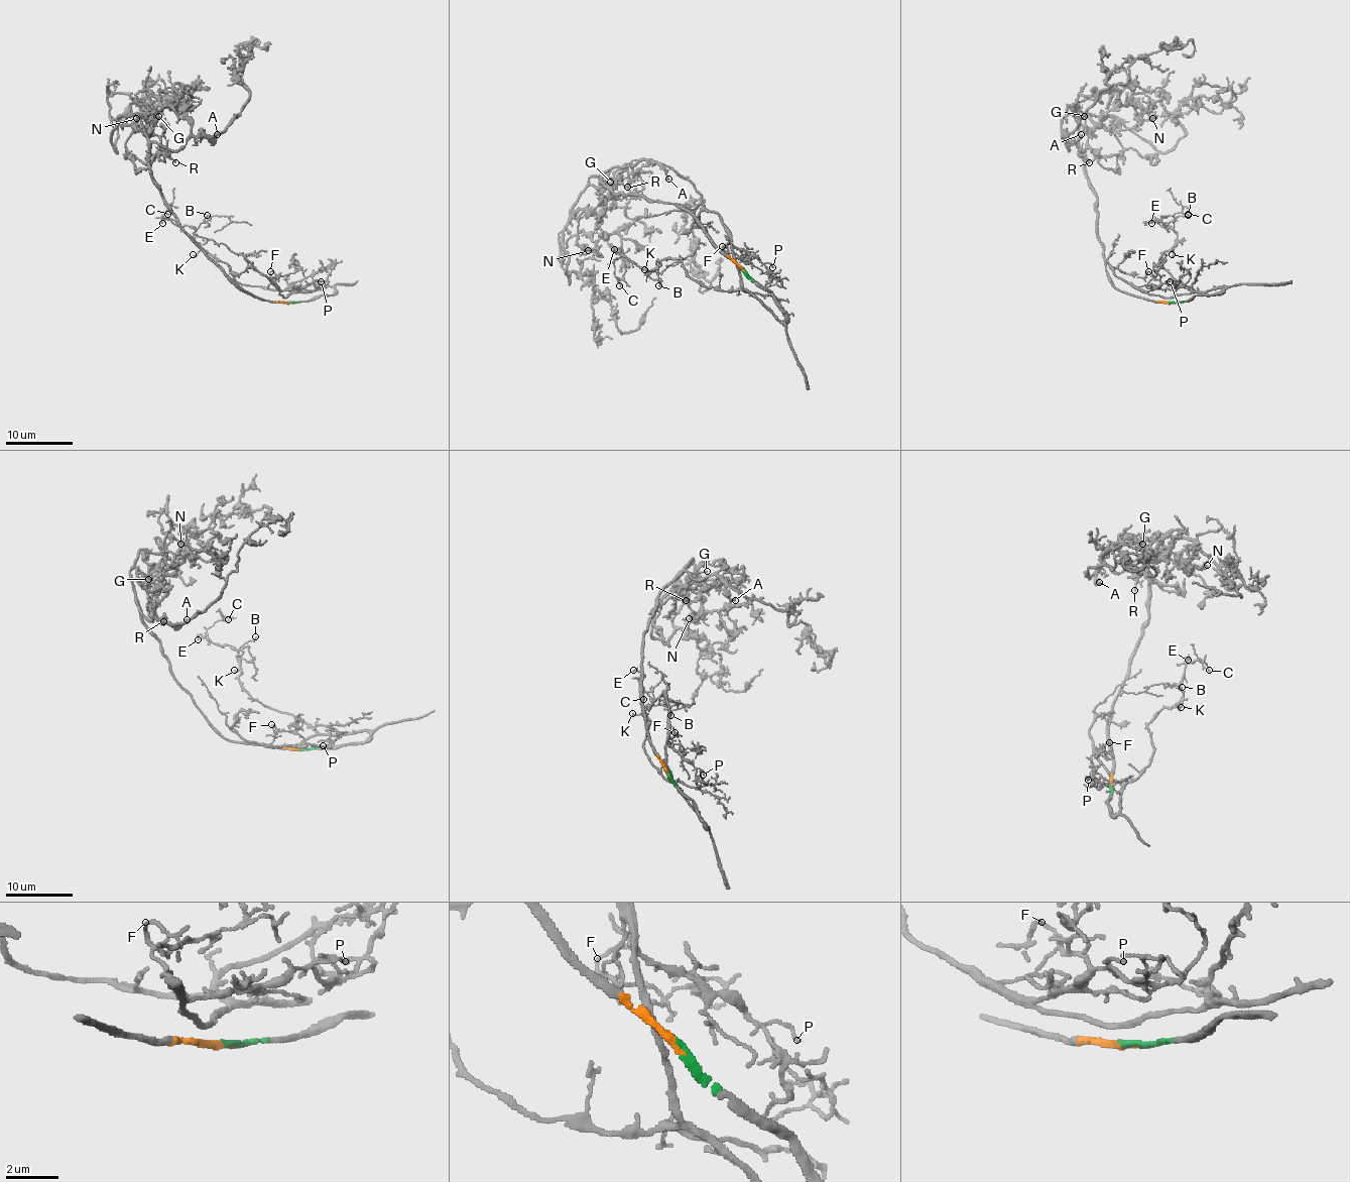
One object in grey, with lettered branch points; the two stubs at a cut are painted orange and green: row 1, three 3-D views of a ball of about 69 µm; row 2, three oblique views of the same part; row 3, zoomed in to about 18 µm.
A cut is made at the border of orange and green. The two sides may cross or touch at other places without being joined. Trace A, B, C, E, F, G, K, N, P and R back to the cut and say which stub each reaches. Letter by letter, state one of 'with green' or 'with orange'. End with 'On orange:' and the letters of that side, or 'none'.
A: with orange
B: with green
C: with green
E: with green
F: with green
G: with orange
K: with green
N: with orange
P: with green
R: with orange
On orange: A, G, N, R

